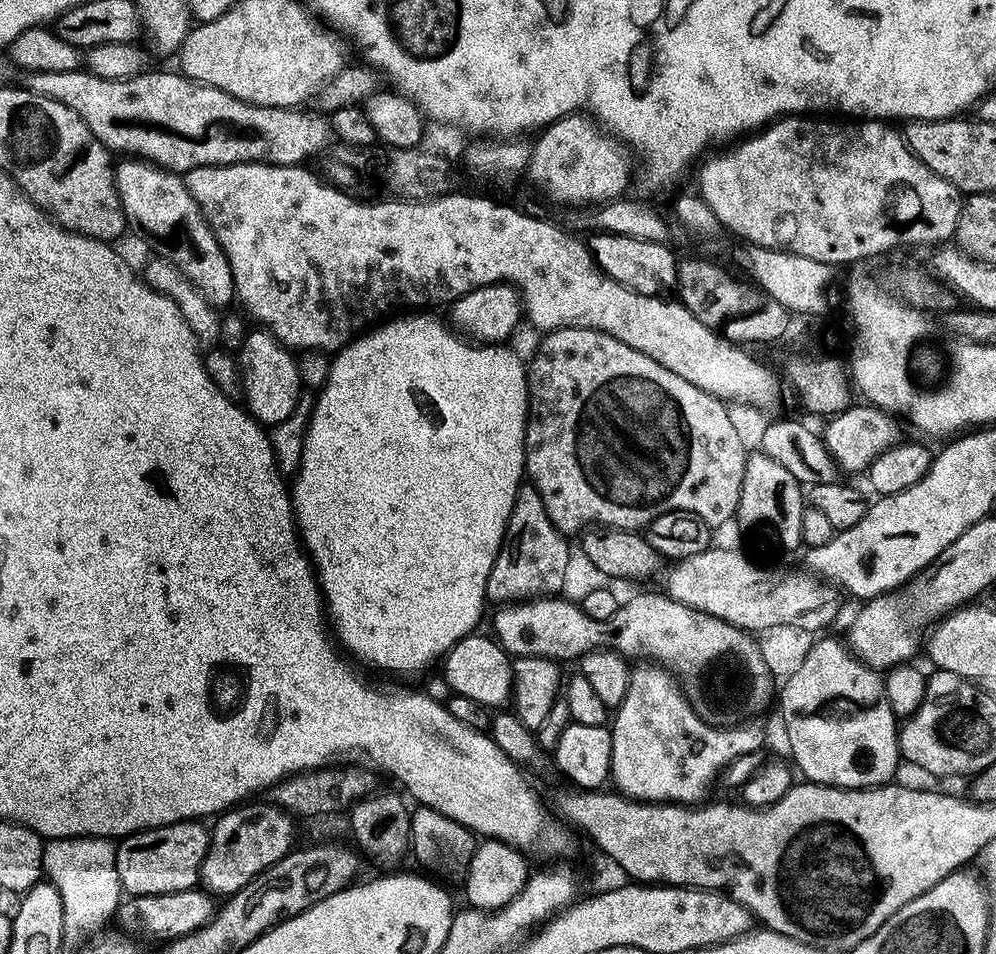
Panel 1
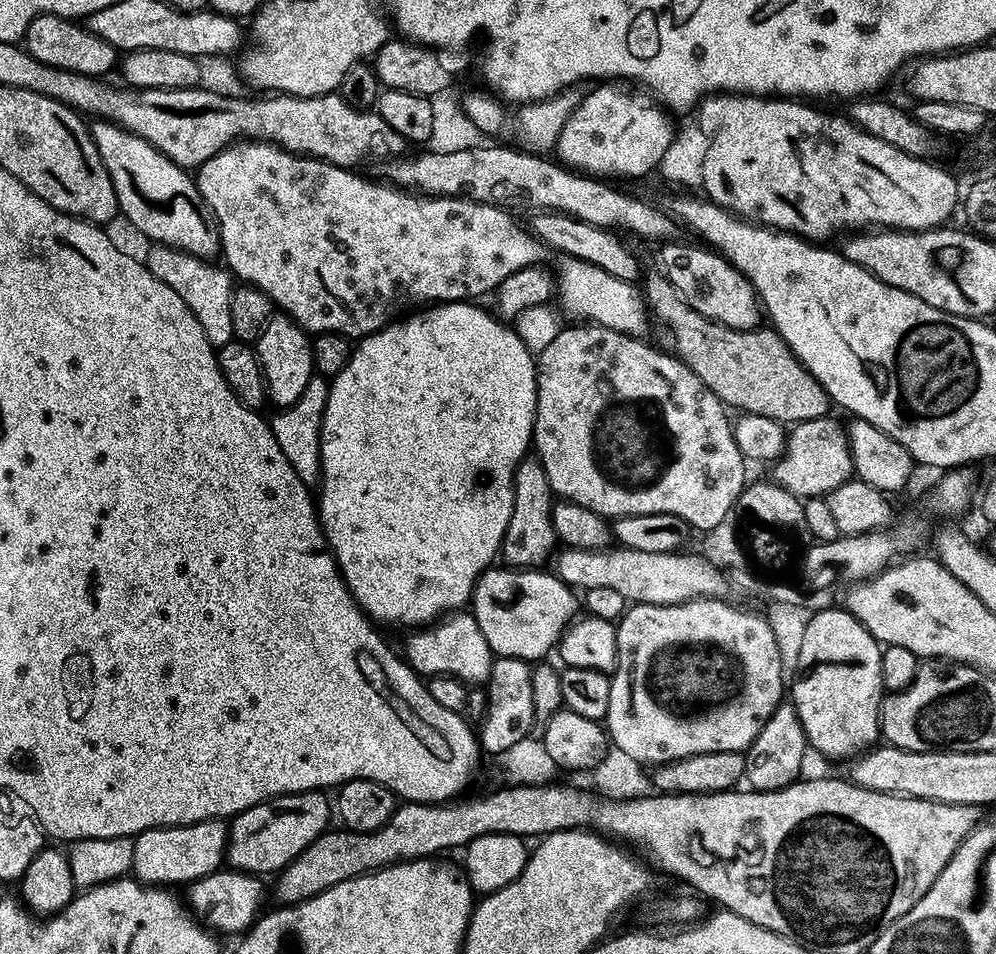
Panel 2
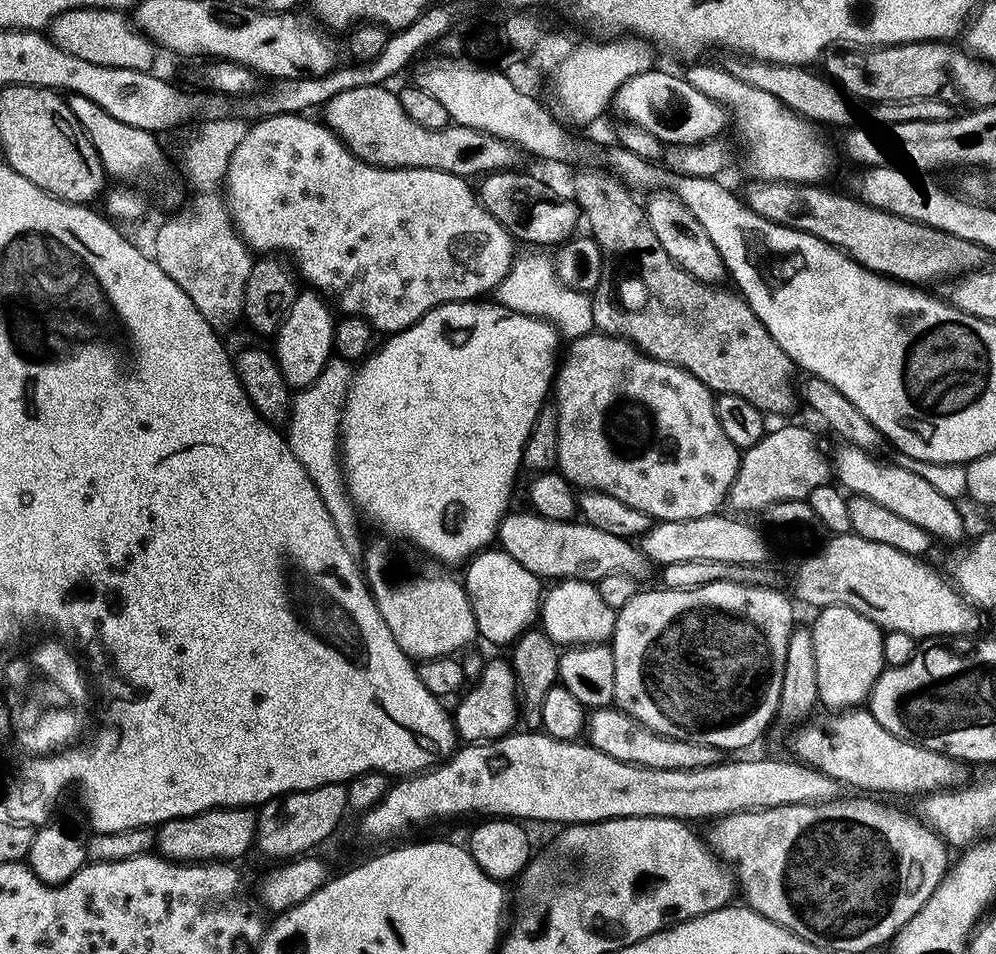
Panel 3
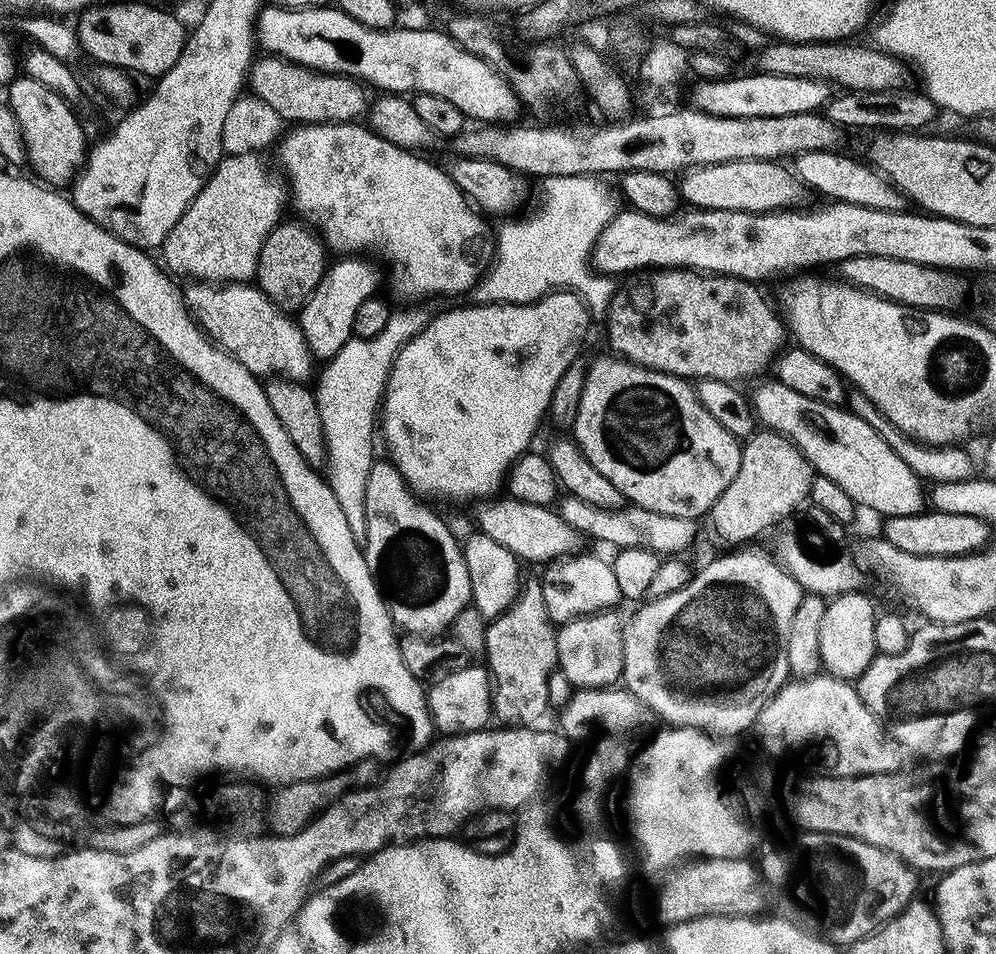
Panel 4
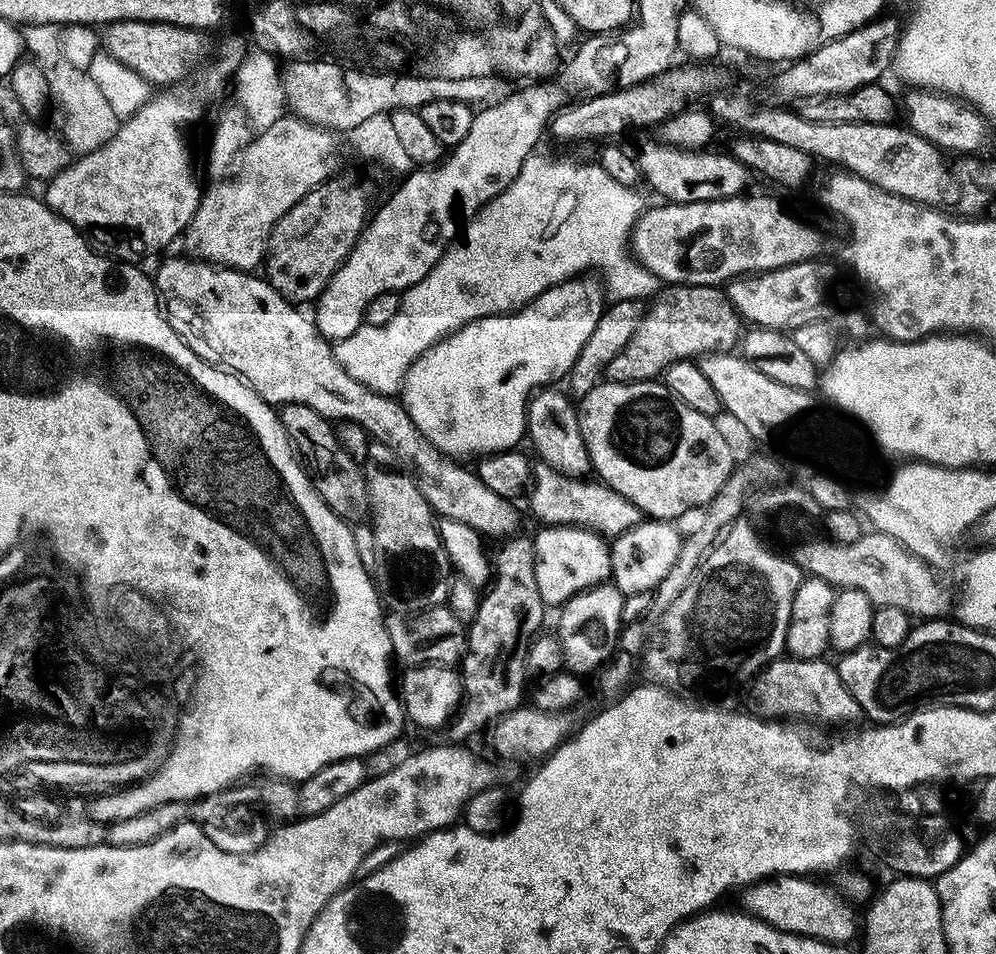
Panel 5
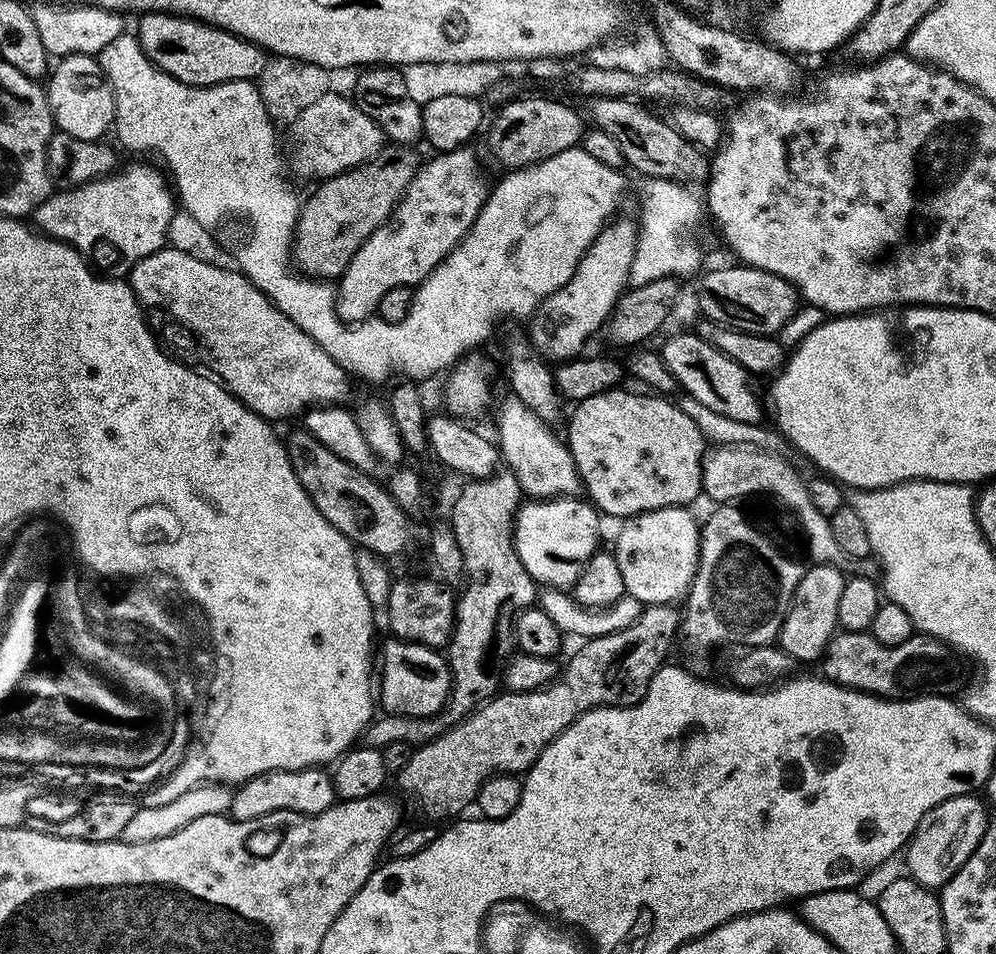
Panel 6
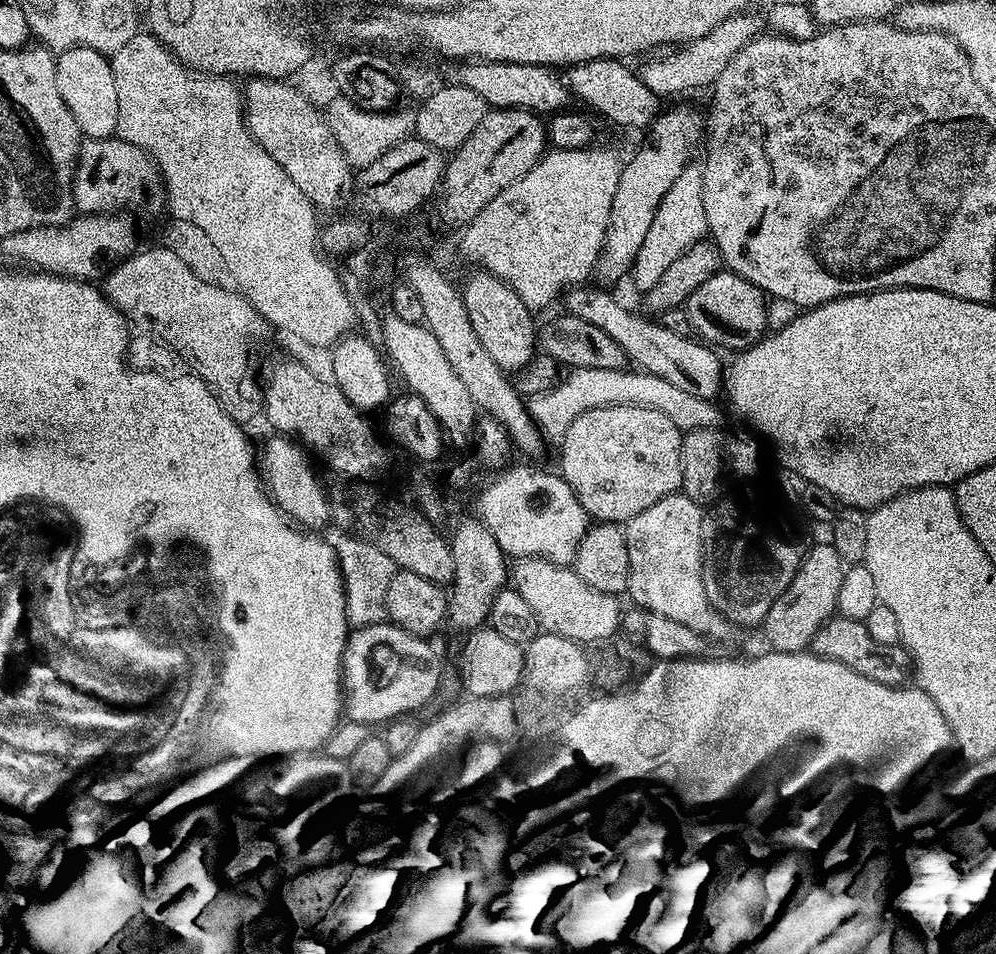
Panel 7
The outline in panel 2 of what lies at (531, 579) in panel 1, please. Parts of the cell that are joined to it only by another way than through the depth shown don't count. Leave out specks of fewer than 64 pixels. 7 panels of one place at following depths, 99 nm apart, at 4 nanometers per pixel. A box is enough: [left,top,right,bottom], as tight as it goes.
[499,455,558,570]

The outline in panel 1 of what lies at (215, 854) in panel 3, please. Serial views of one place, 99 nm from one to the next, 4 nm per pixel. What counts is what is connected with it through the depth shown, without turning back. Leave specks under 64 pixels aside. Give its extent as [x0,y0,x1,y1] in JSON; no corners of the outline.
[116,820,209,897]

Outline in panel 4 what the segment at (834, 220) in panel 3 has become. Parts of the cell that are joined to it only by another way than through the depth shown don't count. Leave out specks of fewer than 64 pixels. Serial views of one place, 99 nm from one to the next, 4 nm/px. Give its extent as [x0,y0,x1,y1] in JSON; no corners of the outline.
[678,160,806,212]

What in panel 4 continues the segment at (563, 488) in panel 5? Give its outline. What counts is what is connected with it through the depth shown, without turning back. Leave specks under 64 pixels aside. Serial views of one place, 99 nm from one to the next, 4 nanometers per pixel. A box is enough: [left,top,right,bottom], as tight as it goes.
[558,495,696,558]

